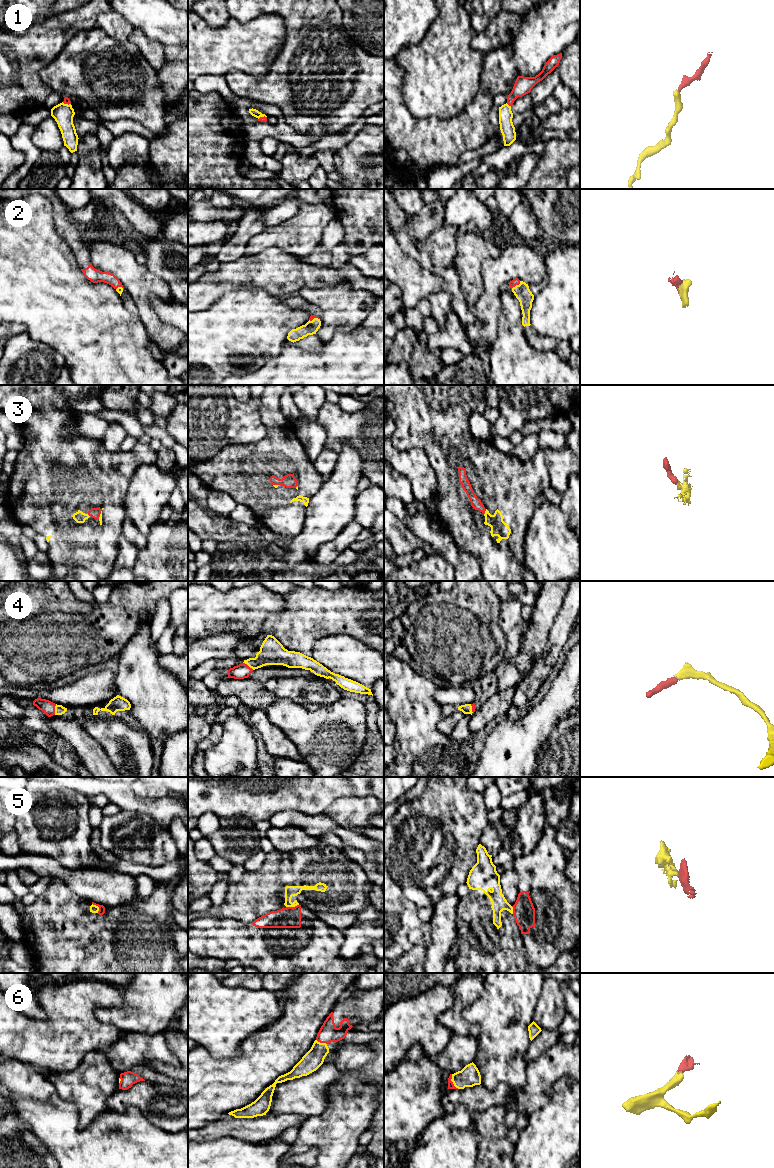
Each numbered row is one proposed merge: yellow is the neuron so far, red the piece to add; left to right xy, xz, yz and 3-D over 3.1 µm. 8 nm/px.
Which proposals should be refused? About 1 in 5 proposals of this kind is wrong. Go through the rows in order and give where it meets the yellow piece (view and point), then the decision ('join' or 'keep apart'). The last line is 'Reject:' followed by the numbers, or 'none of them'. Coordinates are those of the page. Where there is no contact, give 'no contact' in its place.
1: yz (507, 104) | join
2: yz (516, 285) | join
3: yz (485, 512) | join
4: xy (55, 709) | join
5: xz (292, 906) | keep apart
6: yz (453, 1082) | join
Reject: 5

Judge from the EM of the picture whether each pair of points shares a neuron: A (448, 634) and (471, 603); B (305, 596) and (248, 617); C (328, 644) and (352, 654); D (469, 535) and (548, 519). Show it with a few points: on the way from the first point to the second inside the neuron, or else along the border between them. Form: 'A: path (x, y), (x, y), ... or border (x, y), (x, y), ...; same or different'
A: path (456, 626), (470, 611); same
B: border (282, 595), (287, 602); different
C: path (334, 650), (337, 653), (346, 654); same
D: border (535, 506), (527, 524), (522, 546); different

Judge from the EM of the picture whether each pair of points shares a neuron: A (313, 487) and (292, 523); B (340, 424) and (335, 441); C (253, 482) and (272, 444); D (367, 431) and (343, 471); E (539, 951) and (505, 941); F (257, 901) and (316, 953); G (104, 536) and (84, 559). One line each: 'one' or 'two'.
A: one
B: one
C: one
D: two
E: two
F: two
G: one

